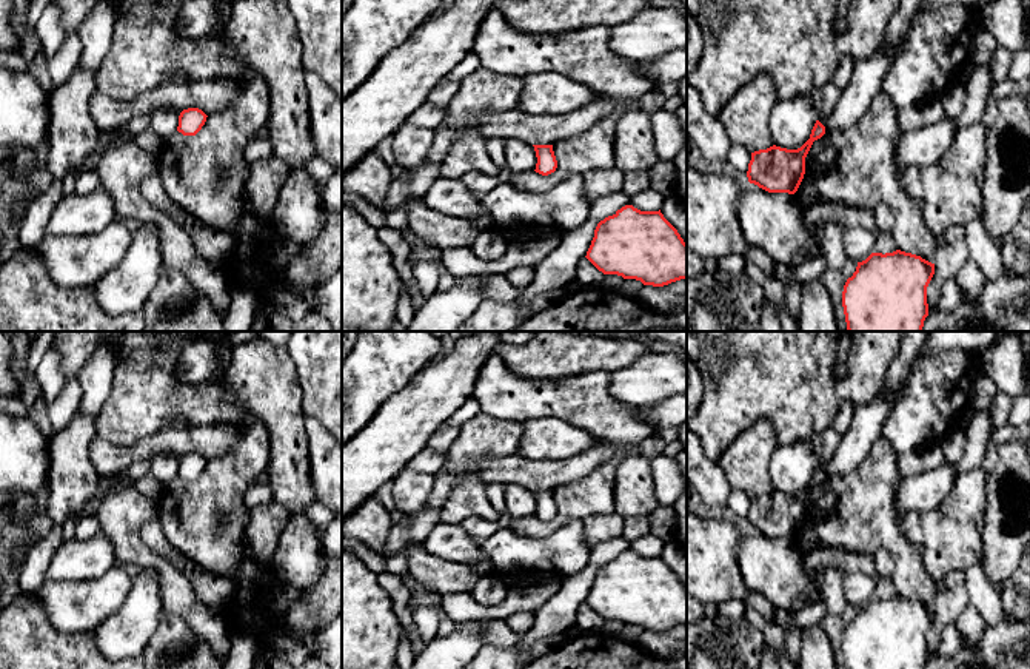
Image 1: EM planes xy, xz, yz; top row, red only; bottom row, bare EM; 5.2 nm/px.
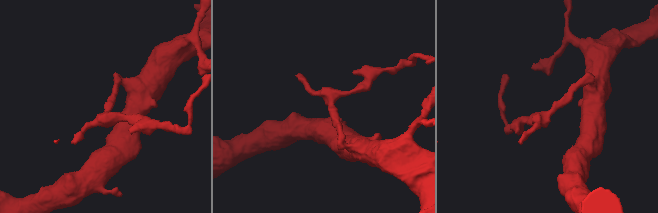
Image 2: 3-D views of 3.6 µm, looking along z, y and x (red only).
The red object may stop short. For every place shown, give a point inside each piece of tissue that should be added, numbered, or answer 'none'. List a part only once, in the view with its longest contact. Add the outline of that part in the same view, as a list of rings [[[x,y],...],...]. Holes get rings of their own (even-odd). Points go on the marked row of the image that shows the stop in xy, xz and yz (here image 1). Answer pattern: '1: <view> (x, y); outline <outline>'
none

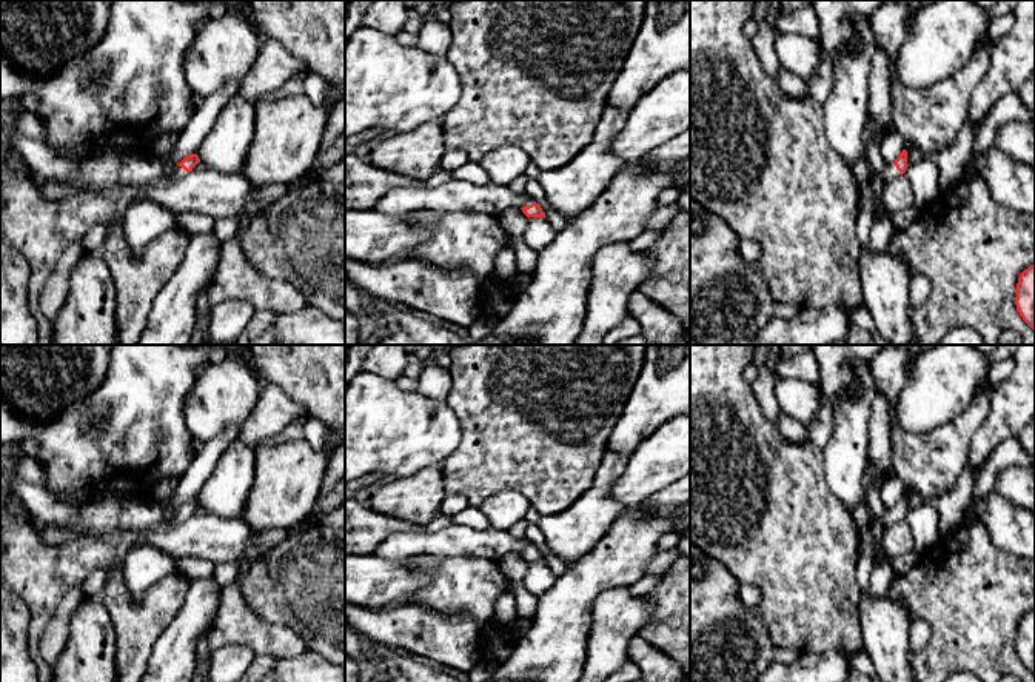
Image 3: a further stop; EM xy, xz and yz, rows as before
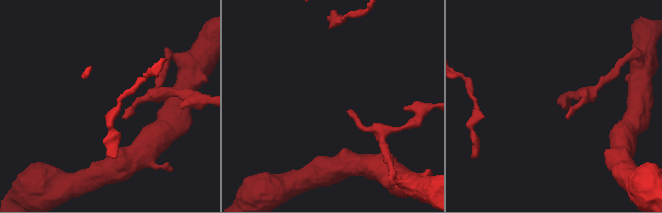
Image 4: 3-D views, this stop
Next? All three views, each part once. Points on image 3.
1: yz (890, 173); outline [[[887,165],[887,168],[884,169],[884,174],[883,174],[883,180],[884,182],[893,180],[893,179],[896,179],[899,176],[904,176],[904,174],[899,172],[895,165]]]

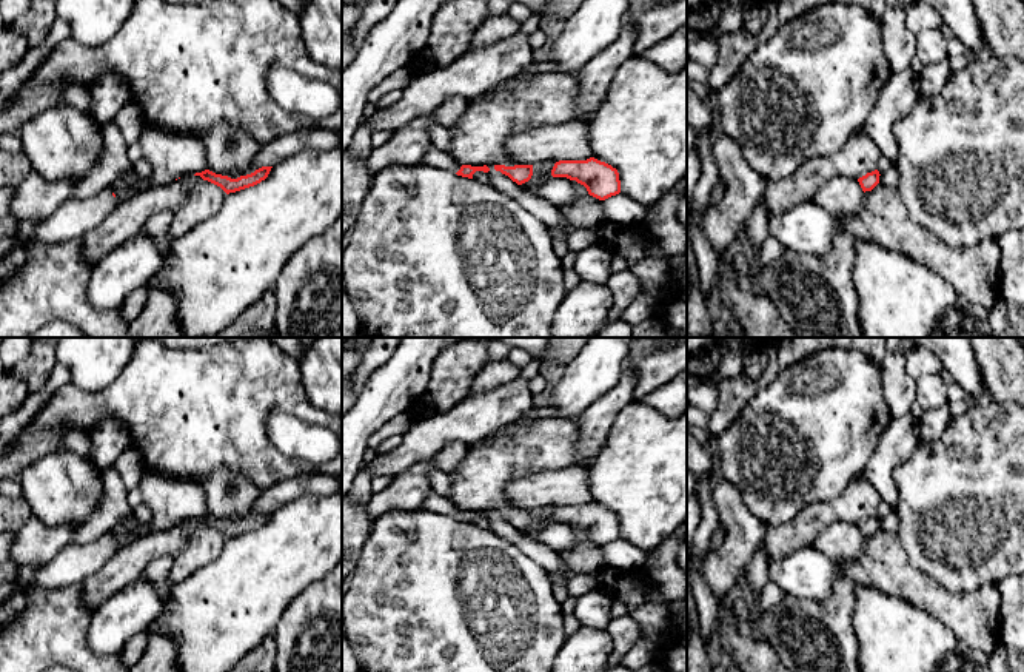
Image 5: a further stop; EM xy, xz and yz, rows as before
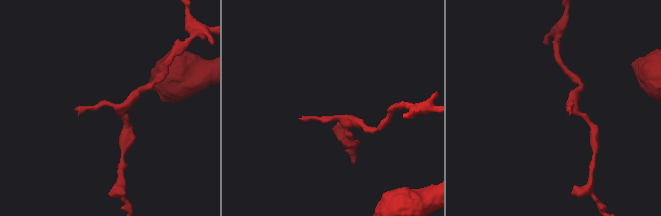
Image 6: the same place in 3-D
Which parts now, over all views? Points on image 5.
none

